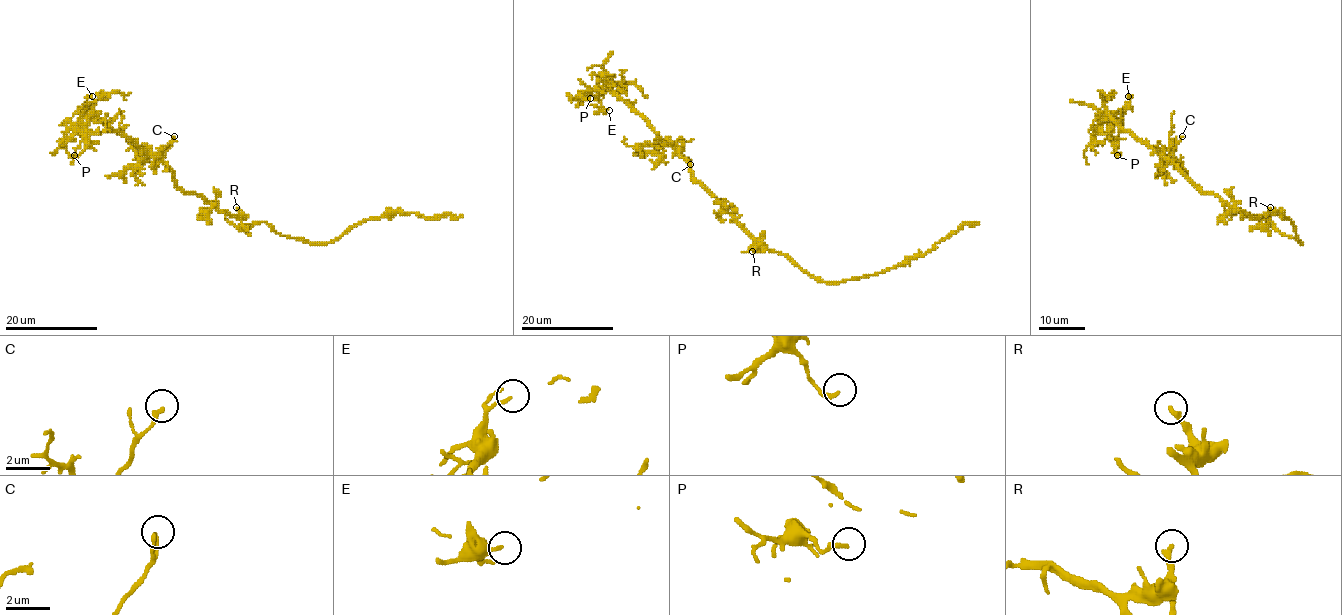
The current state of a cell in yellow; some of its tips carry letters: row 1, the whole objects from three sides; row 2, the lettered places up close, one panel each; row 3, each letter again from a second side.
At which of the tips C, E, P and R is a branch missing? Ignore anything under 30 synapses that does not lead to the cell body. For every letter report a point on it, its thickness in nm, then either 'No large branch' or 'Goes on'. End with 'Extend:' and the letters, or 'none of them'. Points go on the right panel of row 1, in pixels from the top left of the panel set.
C: Place: (1182, 136). Thickness 190 nm. No large branch
E: Place: (1128, 96). Thickness 140 nm. No large branch
P: Place: (1117, 155). Thickness 200 nm. No large branch
R: Place: (1270, 207). Thickness 240 nm. No large branch
Extend: none of them

